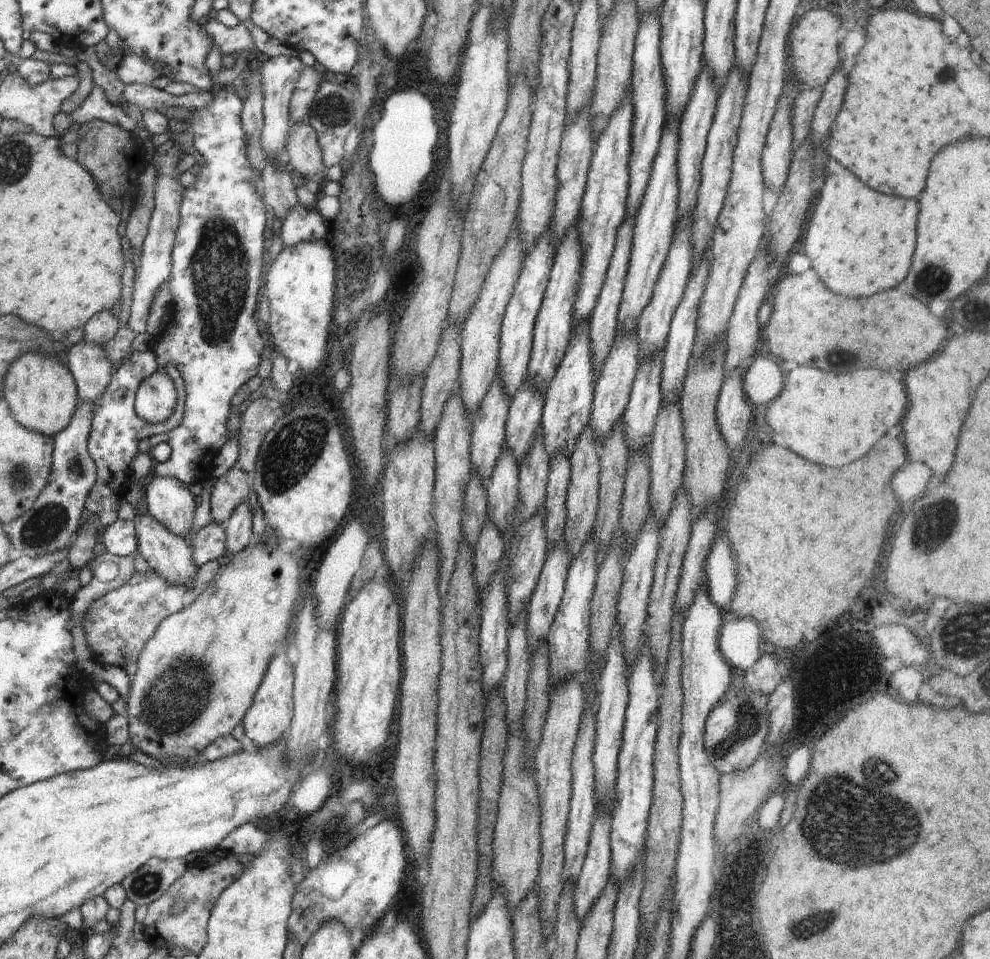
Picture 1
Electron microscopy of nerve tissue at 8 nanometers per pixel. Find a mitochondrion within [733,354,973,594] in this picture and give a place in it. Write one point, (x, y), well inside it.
(934, 529)

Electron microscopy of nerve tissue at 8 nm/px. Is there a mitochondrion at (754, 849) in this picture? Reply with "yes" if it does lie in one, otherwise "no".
no

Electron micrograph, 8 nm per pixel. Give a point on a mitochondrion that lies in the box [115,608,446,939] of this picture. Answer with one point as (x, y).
(177, 699)

